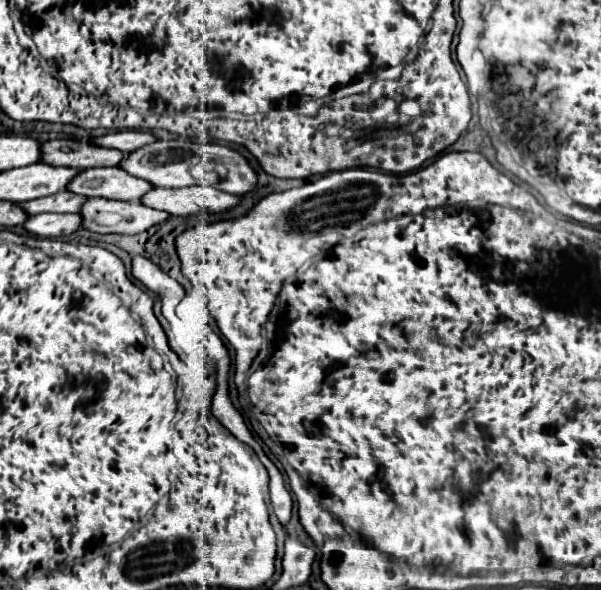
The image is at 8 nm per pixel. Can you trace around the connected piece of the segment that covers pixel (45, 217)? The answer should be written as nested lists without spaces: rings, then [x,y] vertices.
[[[54,213],[32,215],[24,223],[24,229],[32,235],[38,235],[38,237],[70,235],[70,233],[82,229],[82,217],[78,213],[72,213],[72,215],[54,215]]]

